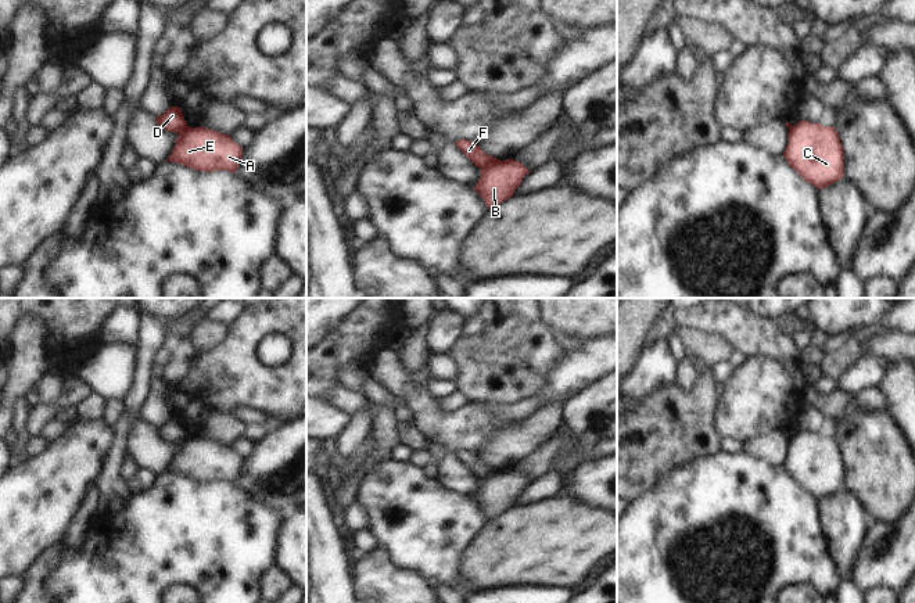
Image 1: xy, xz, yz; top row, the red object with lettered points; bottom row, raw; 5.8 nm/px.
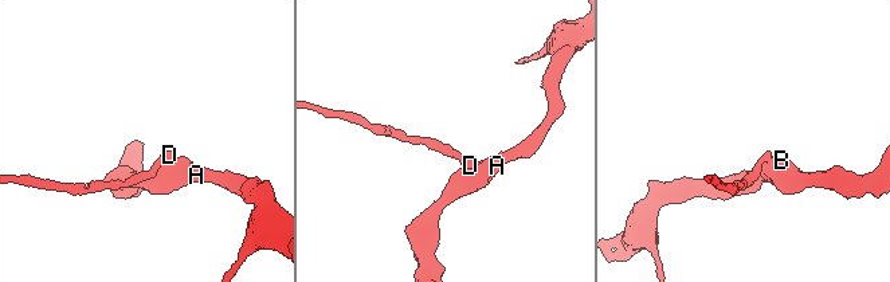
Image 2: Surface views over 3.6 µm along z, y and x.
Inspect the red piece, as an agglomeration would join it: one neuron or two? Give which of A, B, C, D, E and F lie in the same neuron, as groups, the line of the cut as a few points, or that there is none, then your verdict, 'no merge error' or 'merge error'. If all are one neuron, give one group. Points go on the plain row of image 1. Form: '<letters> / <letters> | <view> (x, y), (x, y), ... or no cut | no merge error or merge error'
A B C E / D F | xz (497, 470), (480, 478) | merge error

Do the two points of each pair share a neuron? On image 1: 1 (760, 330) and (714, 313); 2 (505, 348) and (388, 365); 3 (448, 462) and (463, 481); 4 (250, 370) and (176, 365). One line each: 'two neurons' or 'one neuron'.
1: one neuron
2: two neurons
3: one neuron
4: two neurons

